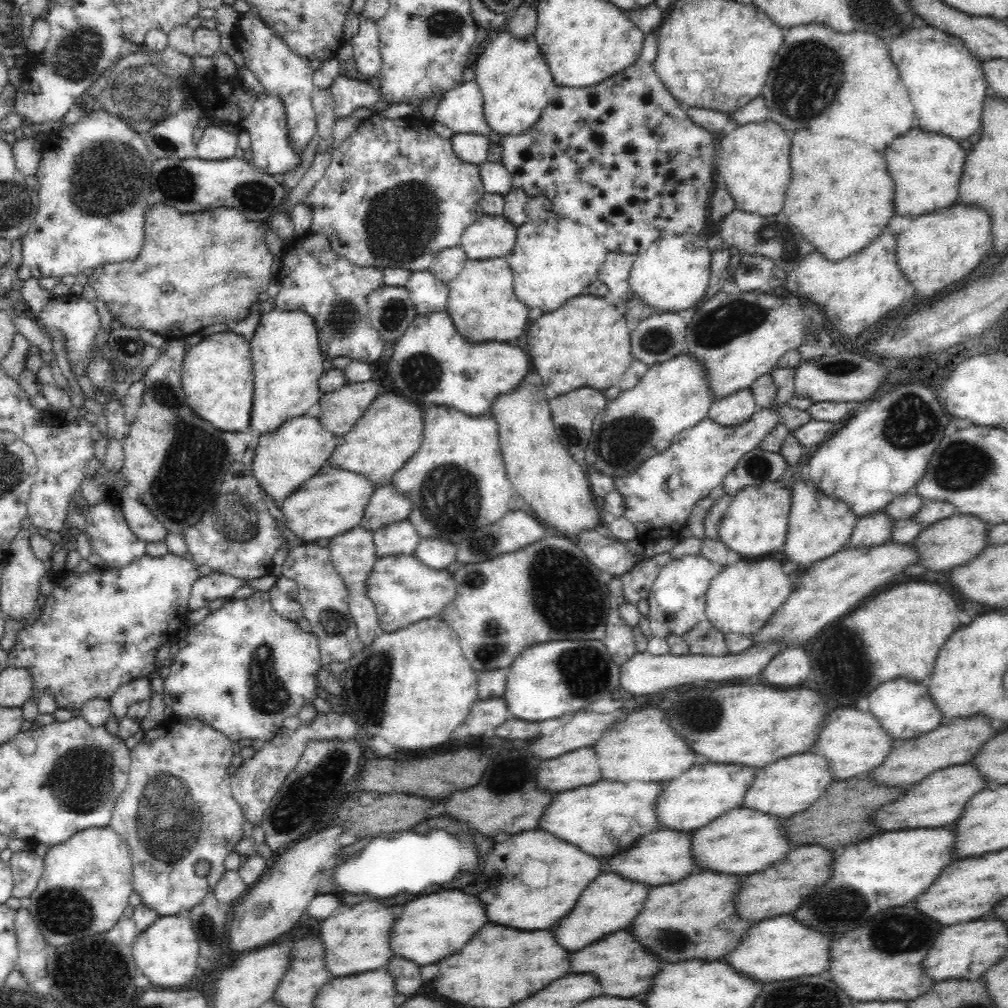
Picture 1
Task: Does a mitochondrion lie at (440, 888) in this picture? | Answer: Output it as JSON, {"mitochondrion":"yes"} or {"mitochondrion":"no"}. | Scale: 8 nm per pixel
{"mitochondrion":"no"}

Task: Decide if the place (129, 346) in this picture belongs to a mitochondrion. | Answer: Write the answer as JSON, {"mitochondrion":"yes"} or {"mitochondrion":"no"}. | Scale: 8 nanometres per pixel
{"mitochondrion":"yes"}

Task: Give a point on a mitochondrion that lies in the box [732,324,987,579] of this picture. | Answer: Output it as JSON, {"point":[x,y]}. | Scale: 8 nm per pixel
{"point":[903,429]}

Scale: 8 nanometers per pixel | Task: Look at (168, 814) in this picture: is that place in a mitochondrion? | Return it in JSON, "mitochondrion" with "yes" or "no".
{"mitochondrion":"yes"}

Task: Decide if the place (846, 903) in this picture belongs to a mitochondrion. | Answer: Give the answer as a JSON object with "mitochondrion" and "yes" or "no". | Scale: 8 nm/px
{"mitochondrion":"yes"}

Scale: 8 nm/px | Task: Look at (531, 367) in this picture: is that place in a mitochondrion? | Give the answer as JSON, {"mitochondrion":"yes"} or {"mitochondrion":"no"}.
{"mitochondrion":"no"}

